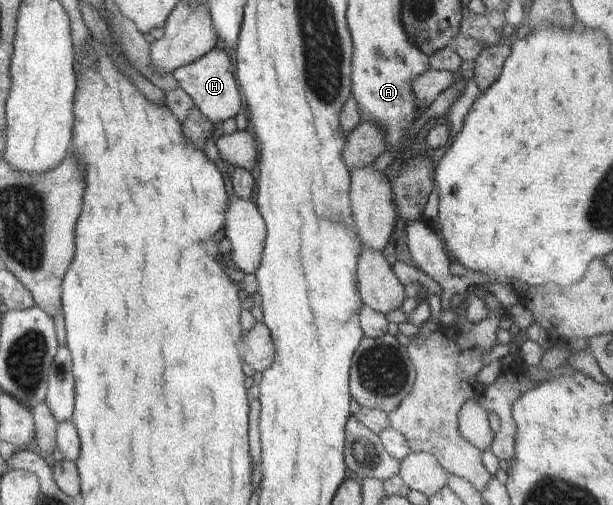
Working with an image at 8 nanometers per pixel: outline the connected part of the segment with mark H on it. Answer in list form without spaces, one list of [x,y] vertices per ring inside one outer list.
[[[217,46],[214,47],[202,58],[173,70],[172,76],[174,76],[174,78],[178,81],[179,87],[182,88],[186,94],[190,95],[190,98],[192,98],[194,104],[198,107],[198,110],[200,110],[200,112],[212,124],[236,118],[238,112],[240,112],[240,109],[244,107],[243,98],[235,77],[234,64],[230,61],[230,58],[228,57],[226,51],[224,51],[224,48],[221,49]]]

